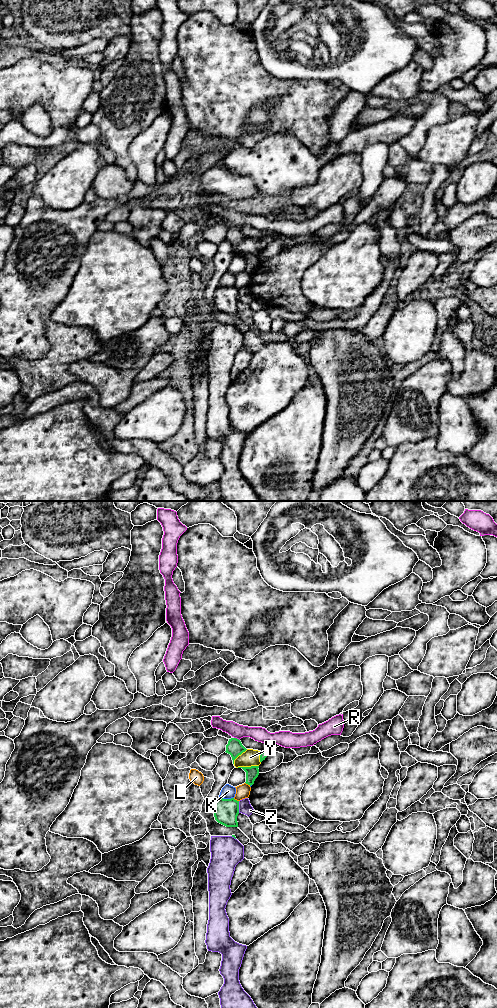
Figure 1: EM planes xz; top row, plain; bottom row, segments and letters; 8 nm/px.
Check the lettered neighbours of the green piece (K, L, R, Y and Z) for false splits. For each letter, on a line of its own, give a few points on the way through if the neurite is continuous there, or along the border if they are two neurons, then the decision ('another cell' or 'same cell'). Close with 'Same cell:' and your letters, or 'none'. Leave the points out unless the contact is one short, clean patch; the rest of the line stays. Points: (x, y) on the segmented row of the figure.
K: another cell
L: another cell
R: along xz (234, 737), (239, 740) | another cell
Y: along xz (258, 765), (237, 767) | another cell
Z: another cell
Same cell: none

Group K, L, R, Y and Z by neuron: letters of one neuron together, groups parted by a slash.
K / L / R / Y / Z

